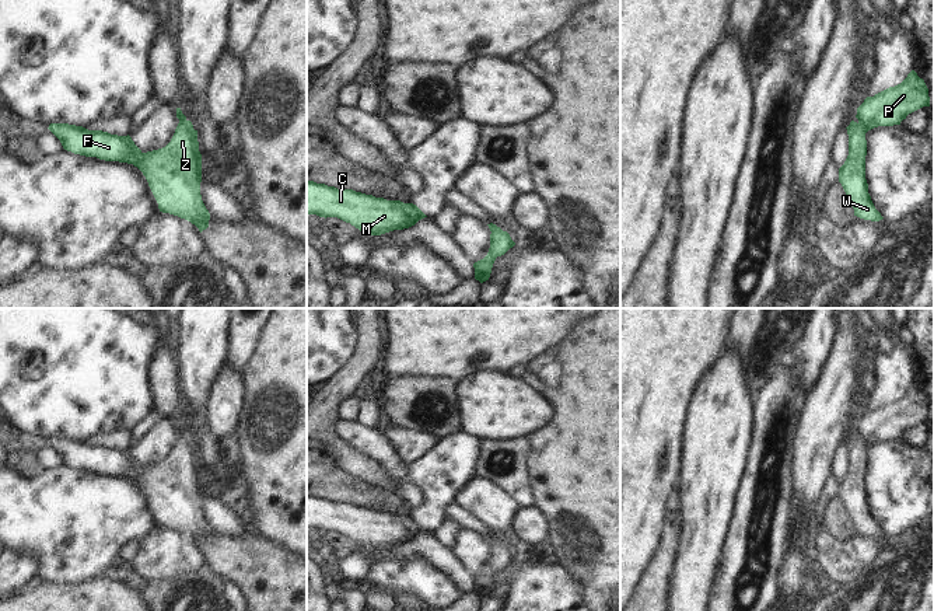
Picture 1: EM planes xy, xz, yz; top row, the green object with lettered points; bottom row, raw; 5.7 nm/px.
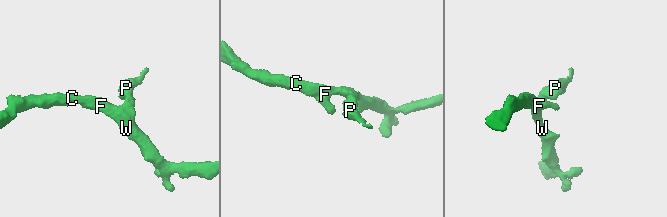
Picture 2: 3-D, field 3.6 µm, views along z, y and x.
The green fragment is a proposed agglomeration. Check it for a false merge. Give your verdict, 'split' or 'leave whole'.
leave whole

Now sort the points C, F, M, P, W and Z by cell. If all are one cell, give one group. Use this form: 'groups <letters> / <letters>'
groups C F M P W Z

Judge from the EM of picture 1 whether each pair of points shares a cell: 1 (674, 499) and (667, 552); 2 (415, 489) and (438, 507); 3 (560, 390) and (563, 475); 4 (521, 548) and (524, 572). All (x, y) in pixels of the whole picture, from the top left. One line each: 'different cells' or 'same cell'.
1: different cells
2: different cells
3: same cell
4: different cells

